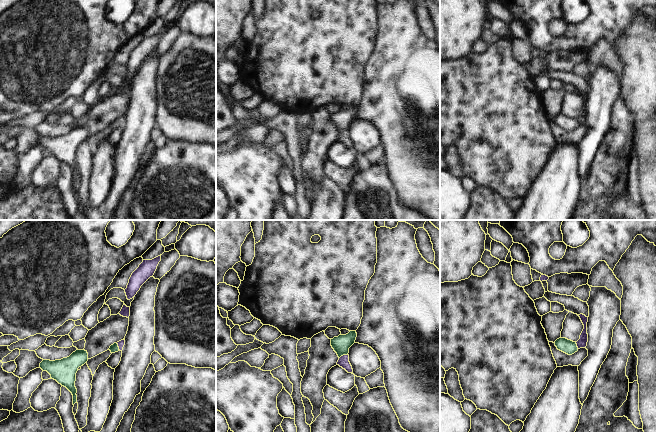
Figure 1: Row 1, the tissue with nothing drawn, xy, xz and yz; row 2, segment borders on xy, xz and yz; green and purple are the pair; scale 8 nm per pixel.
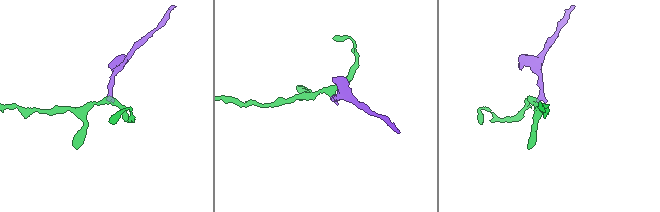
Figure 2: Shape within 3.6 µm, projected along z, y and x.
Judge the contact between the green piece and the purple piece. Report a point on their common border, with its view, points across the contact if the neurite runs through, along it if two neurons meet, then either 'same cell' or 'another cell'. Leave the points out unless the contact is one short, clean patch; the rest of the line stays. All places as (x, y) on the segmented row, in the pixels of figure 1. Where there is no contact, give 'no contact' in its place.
meets green in xz at (343, 354); runs through xz (341, 344), (343, 354), (343, 361); same cell

